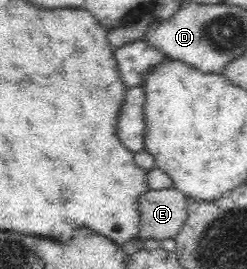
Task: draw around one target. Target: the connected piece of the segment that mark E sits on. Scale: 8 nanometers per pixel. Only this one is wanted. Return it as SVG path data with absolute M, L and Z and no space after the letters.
M176 189L149 190L139 198L139 215L141 215L138 238L143 241L167 240L175 238L180 230L186 225L187 214L187 196L185 193Z

